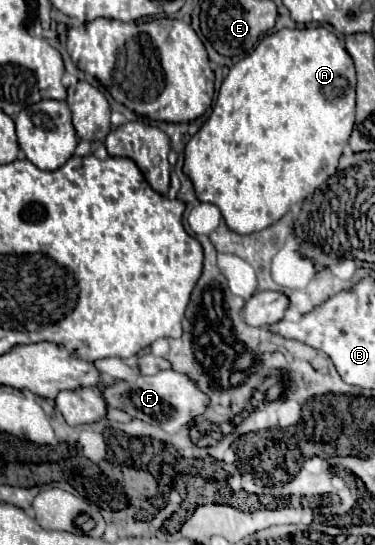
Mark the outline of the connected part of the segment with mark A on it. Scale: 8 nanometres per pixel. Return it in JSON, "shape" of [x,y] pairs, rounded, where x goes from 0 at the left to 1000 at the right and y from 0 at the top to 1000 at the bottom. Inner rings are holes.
{"shape":[[[845,44],[824,46],[808,53],[747,53],[736,61],[709,64],[661,105],[635,112],[613,127],[608,141],[592,149],[592,160],[581,167],[581,178],[576,178],[576,189],[565,196],[565,207],[560,207],[555,222],[496,262],[491,321],[501,321],[501,328],[512,332],[512,339],[523,347],[523,361],[533,369],[576,376],[587,383],[603,413],[619,424],[645,428],[645,431],[699,424],[699,420],[720,417],[725,409],[736,409],[757,391],[768,391],[768,383],[784,372],[795,372],[795,369],[816,365],[821,358],[832,358],[832,350],[843,350],[843,343],[853,343],[853,336],[864,336],[864,328],[875,328],[880,321],[896,317],[901,292],[907,292],[907,284],[912,284],[912,277],[928,262],[928,251],[939,244],[939,233],[944,233],[944,207],[949,207],[949,134],[944,134],[939,105],[928,101],[928,94],[907,79],[907,72],[885,57],[875,57],[875,53],[864,53],[864,50]]]}

